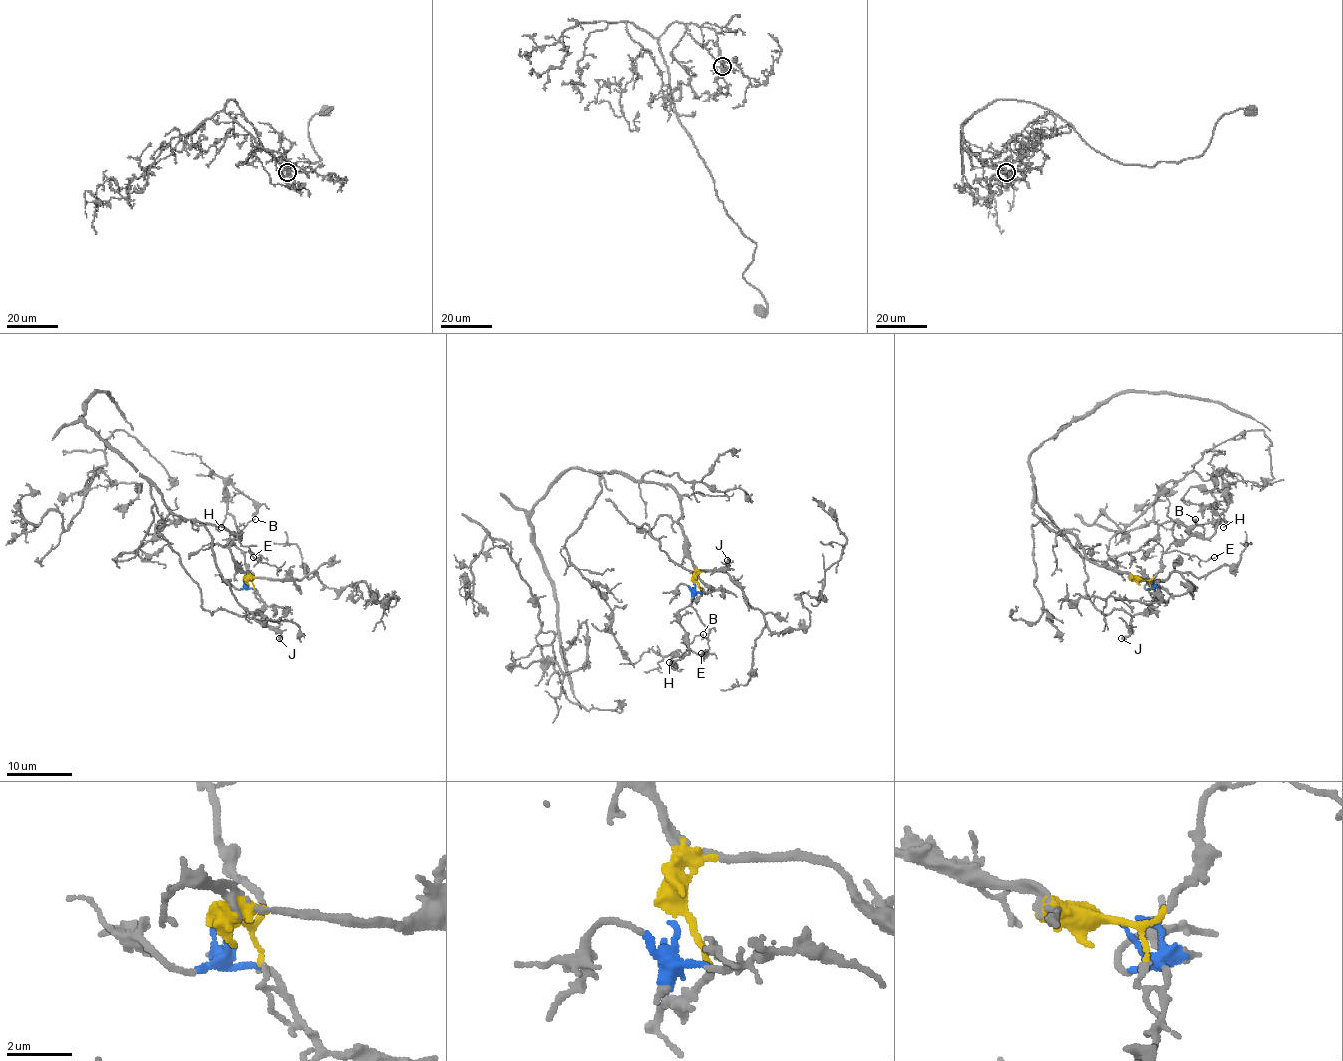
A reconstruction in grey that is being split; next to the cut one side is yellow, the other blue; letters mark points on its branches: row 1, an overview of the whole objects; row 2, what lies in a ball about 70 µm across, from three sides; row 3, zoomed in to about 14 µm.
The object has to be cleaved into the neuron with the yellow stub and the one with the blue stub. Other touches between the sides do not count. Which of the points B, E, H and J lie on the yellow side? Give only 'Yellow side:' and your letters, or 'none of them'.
Yellow side: B, E, H

